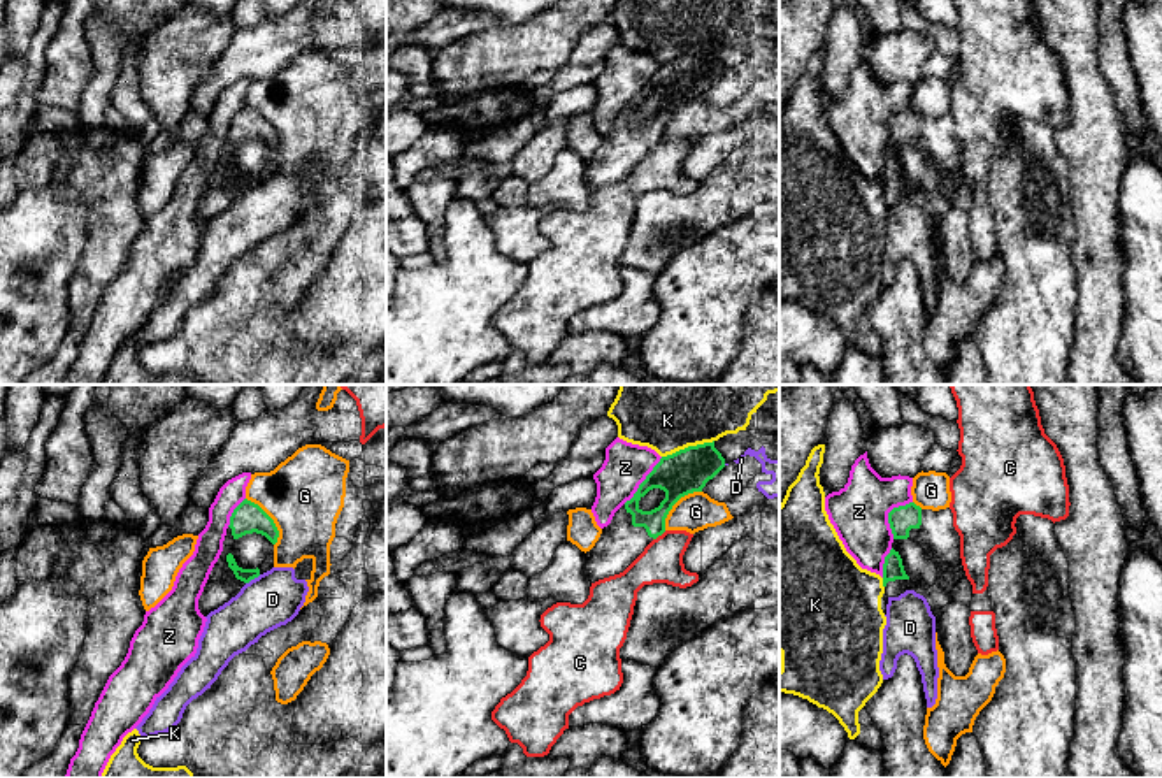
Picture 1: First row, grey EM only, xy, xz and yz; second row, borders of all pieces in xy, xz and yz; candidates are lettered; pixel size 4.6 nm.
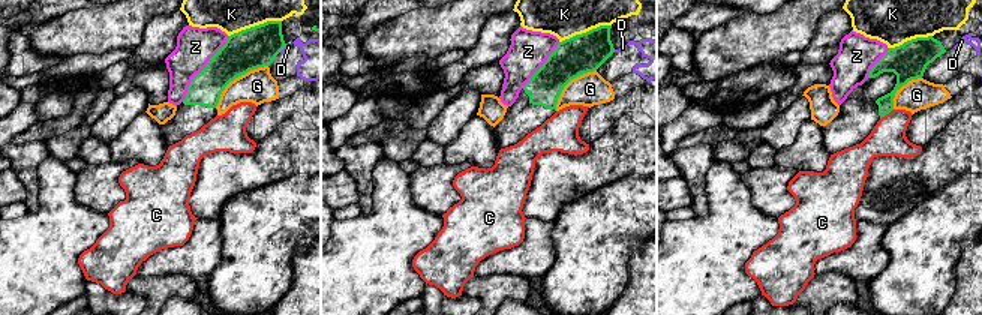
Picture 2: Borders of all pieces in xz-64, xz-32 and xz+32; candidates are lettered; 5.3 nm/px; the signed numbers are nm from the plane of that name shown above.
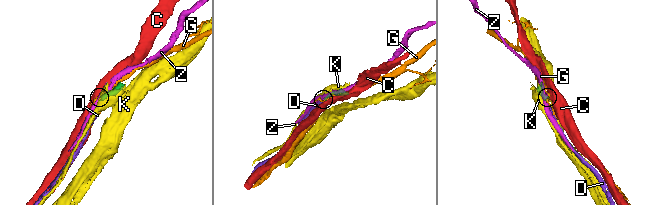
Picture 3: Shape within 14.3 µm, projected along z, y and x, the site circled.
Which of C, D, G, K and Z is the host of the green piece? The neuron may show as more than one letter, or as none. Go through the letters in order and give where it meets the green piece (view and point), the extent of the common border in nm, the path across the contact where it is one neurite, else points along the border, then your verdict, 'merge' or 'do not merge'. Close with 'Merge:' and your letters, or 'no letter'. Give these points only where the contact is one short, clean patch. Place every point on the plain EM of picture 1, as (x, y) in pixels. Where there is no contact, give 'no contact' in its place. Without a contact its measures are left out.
C: meets green in xz at (659, 141); contact 80 nm long; do not merge
D: meets green in xy at (253, 185); contact 80 nm long; do not merge
G: meets green in xz at (674, 109); contact 260 nm long; do not merge
K: meets green in xz at (688, 53); contact 260 nm long; do not merge
Z: meets green in yz at (889, 122); contact 200 nm long; do not merge
Merge: no letter

